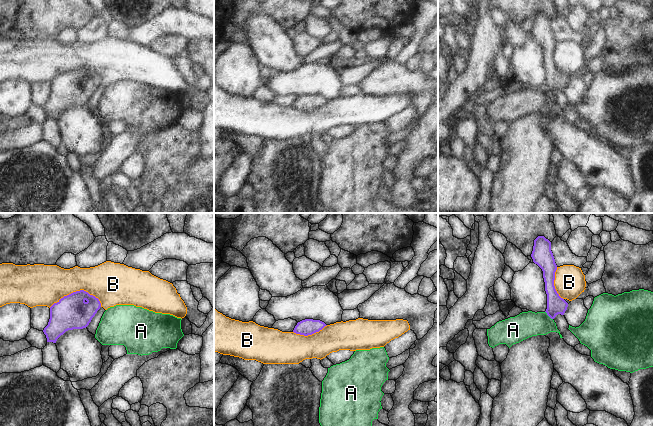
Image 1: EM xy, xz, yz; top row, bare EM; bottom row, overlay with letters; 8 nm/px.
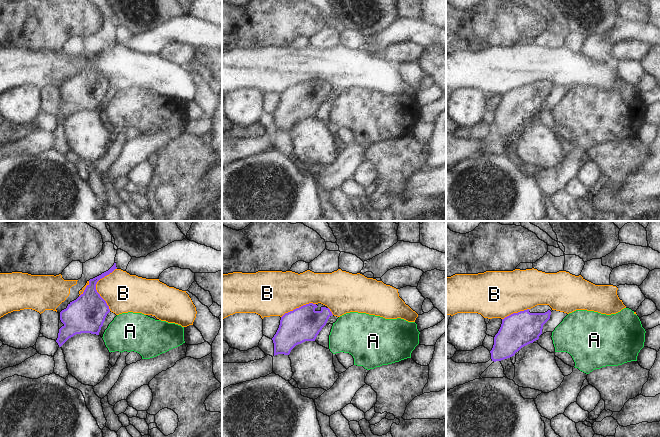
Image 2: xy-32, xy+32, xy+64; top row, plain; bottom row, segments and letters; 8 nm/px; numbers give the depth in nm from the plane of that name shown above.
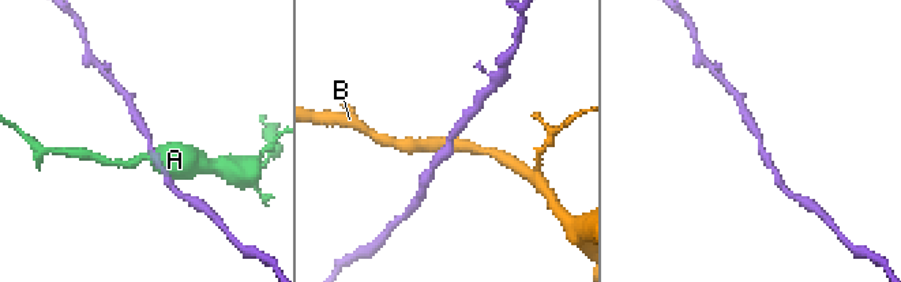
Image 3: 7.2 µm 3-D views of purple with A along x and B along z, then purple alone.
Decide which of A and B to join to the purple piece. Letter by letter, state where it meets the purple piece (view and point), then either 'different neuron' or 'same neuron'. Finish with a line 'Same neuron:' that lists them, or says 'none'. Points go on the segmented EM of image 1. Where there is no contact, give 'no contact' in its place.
A: yz (548, 315) | different neuron
B: xy (76, 291) | different neuron
Same neuron: none

